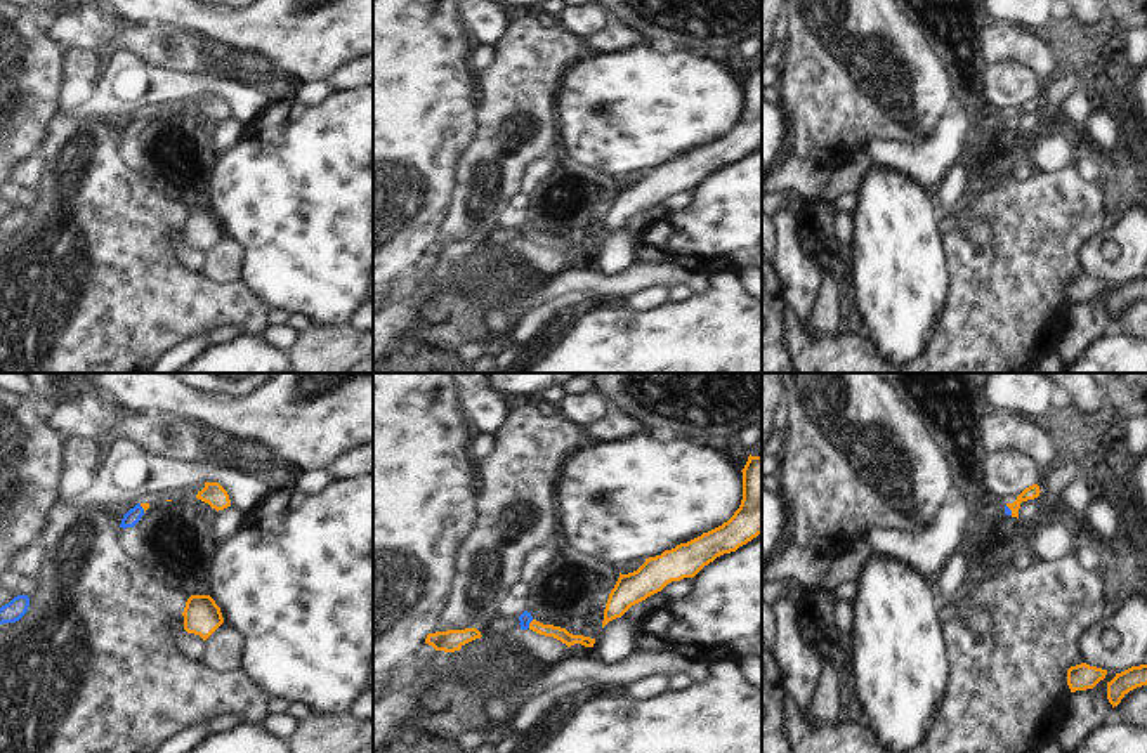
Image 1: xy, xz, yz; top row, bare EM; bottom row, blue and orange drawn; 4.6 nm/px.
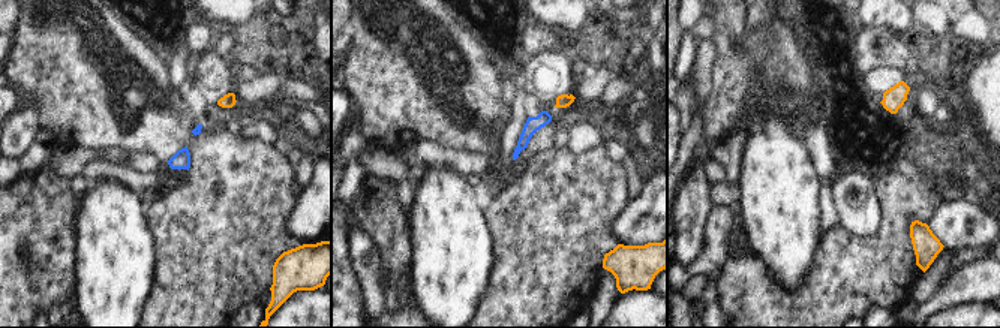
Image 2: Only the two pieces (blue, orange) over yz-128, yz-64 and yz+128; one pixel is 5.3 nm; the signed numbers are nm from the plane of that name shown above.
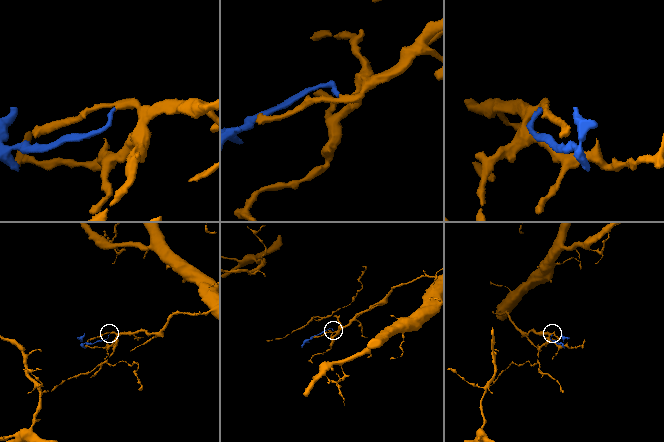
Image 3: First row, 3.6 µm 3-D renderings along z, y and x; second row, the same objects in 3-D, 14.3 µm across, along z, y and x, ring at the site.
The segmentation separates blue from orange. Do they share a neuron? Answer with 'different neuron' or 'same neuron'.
same neuron

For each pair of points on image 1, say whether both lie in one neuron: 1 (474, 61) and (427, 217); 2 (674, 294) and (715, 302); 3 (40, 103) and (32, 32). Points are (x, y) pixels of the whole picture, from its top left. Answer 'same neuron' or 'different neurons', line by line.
1: different neurons
2: different neurons
3: same neuron

